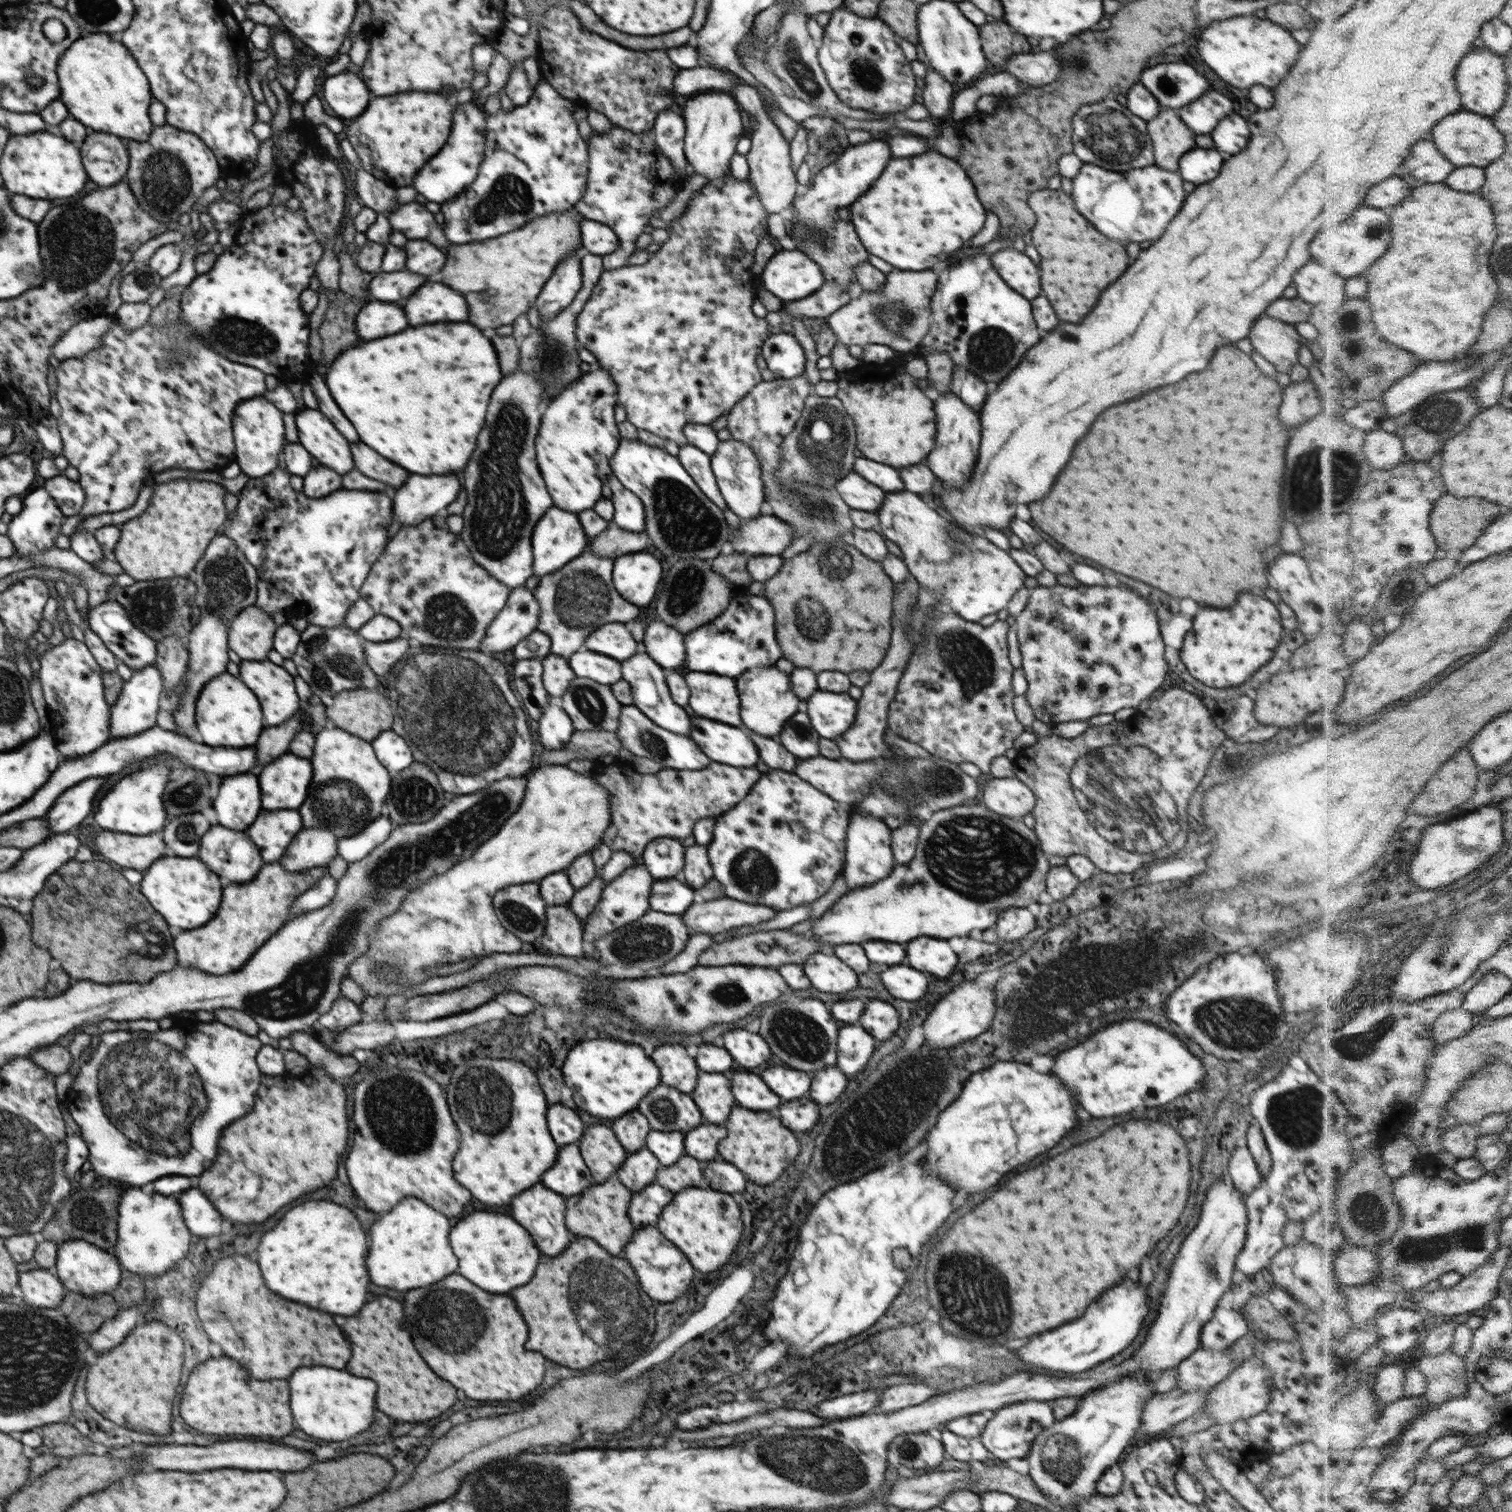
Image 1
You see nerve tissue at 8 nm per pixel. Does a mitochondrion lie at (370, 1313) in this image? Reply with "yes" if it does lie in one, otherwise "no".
no

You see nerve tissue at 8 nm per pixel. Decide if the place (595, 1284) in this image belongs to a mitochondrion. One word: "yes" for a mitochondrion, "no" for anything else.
yes

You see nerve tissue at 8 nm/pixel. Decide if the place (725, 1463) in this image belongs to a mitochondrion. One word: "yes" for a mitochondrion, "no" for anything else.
no

